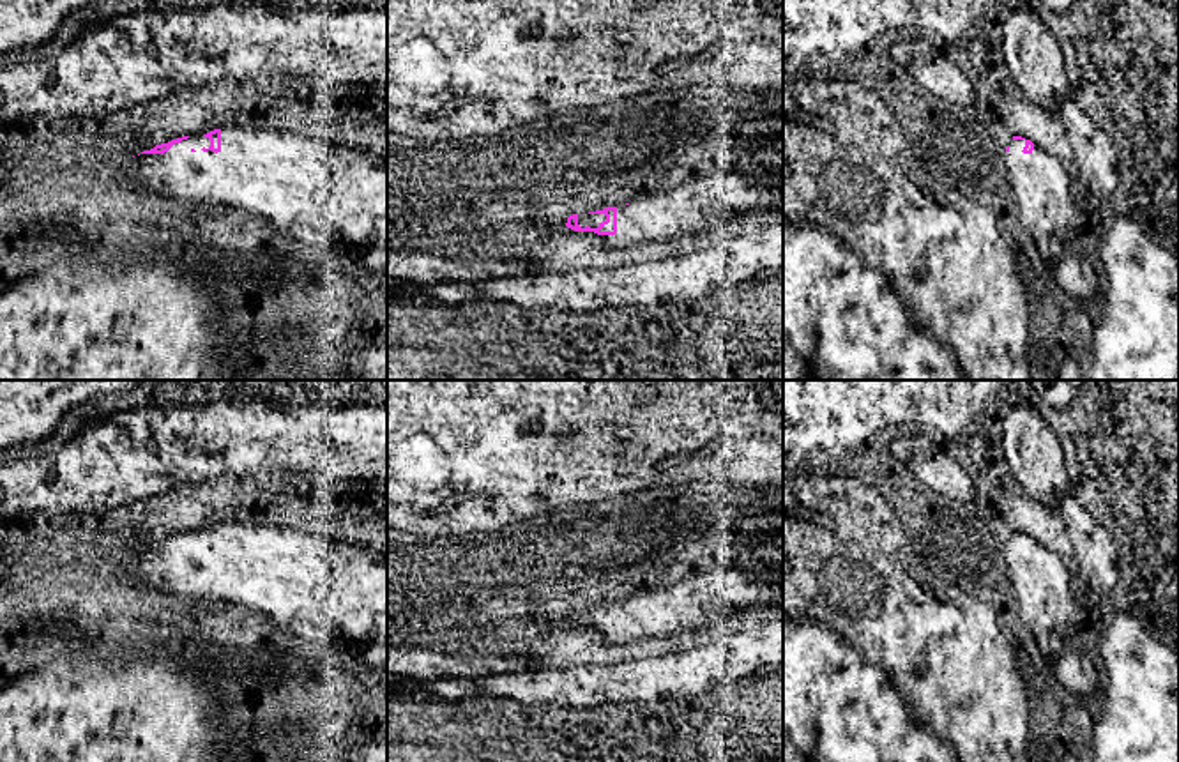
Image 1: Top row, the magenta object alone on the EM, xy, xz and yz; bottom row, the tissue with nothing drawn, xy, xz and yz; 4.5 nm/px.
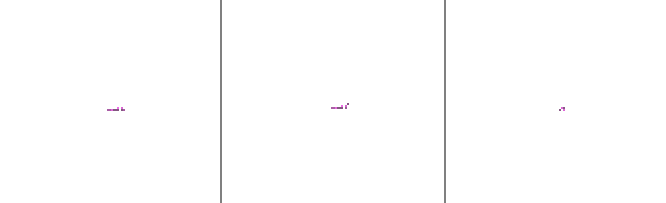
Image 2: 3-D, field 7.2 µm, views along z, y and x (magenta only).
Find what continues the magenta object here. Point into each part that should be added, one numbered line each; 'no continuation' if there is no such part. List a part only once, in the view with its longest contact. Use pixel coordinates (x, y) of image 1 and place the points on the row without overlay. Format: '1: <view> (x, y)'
1: xy (310, 586)

